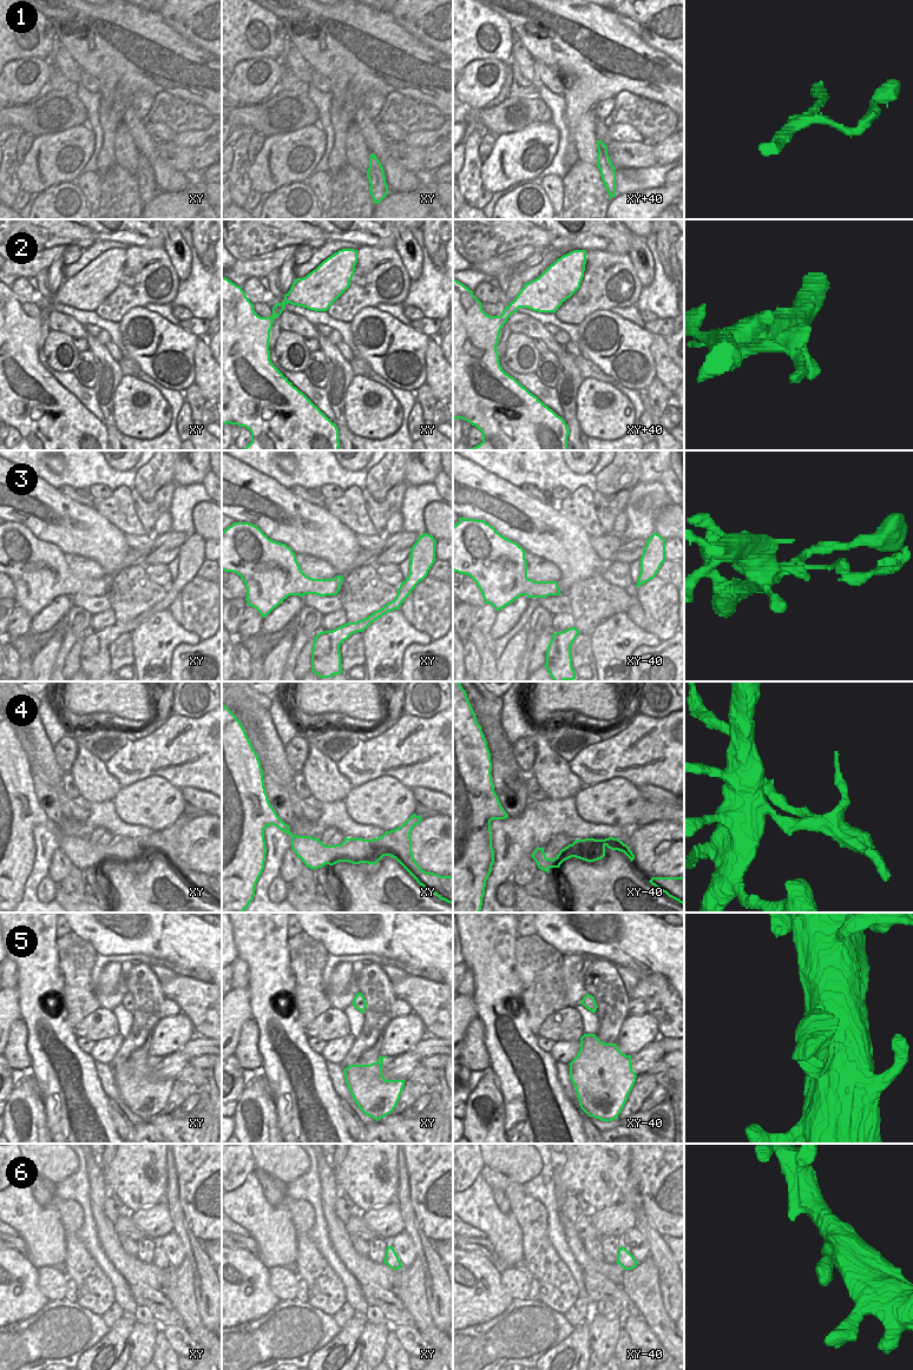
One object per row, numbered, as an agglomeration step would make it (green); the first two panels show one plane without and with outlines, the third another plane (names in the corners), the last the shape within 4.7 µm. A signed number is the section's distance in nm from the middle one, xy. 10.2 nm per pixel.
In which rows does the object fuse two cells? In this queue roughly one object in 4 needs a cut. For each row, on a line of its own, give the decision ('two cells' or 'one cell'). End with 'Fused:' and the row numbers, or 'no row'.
1: one cell
2: one cell
3: two cells
4: two cells
5: one cell
6: one cell
Fused: 3, 4

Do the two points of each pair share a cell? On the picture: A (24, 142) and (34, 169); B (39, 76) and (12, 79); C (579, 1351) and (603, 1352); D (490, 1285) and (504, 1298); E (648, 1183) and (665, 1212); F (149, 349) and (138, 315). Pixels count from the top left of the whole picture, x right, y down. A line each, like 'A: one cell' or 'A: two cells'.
A: two cells
B: one cell
C: two cells
D: one cell
E: one cell
F: one cell

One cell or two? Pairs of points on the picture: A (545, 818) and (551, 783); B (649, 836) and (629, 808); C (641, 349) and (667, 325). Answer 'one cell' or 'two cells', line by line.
A: two cells
B: two cells
C: two cells

